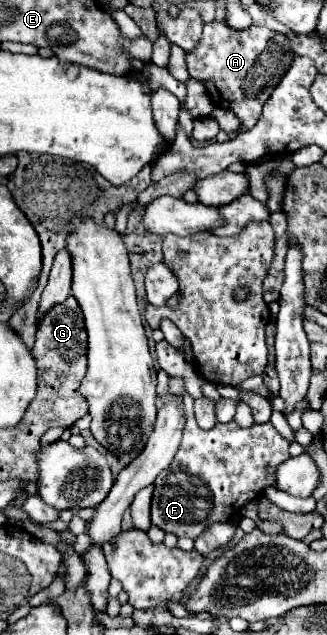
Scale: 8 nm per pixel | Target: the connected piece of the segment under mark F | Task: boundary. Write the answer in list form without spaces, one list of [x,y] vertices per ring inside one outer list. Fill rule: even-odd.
[[[188,393],[182,395],[182,405],[186,417],[182,443],[170,467],[154,481],[150,517],[152,525],[164,533],[196,539],[212,523],[230,521],[238,507],[258,499],[264,489],[276,487],[274,473],[278,465],[290,457],[290,441],[286,441],[272,423],[254,423],[250,429],[242,429],[236,421],[230,421],[216,423],[214,429],[204,431],[194,419],[192,397]]]

